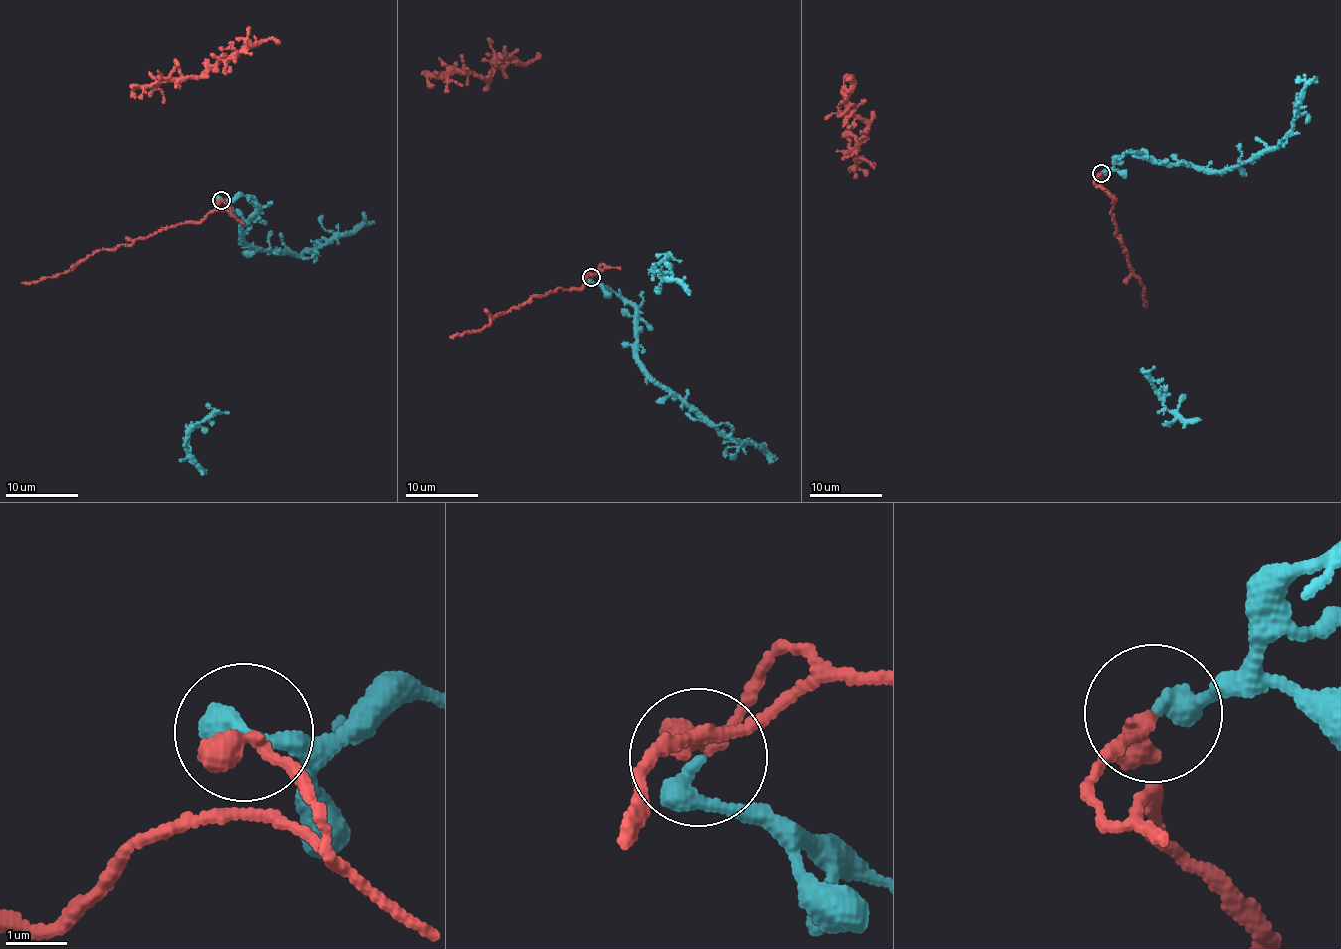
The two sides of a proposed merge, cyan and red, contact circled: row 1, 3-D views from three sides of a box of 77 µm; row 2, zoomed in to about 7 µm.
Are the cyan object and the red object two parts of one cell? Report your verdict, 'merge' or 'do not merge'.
do not merge

